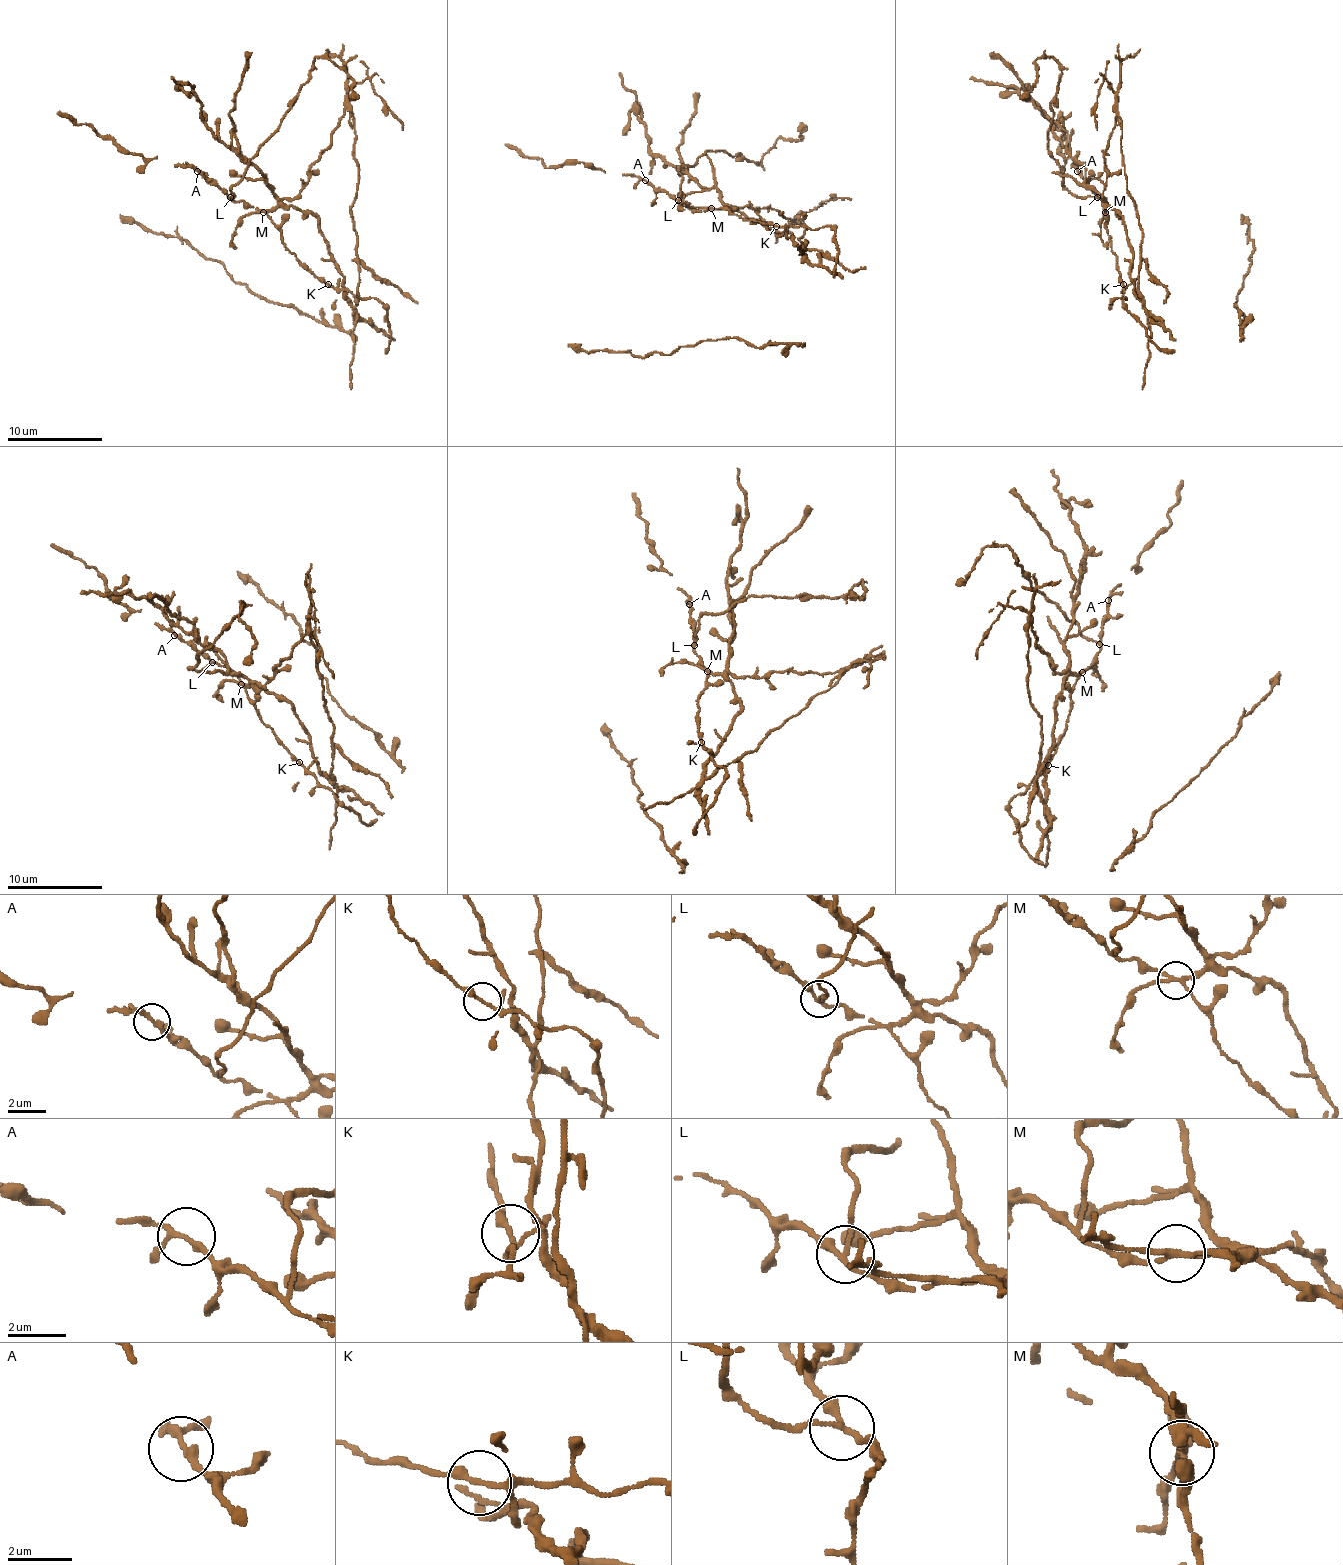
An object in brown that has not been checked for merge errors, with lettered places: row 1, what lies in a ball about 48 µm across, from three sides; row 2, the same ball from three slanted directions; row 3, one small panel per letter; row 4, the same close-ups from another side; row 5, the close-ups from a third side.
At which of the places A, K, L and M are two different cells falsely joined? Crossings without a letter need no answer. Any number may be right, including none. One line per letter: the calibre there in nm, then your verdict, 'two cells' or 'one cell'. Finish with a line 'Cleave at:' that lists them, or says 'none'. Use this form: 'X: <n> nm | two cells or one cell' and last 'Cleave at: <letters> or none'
A: 200 nm | one cell
K: 170 nm | one cell
L: 170 nm | two cells
M: 190 nm | two cells
Cleave at: L, M

